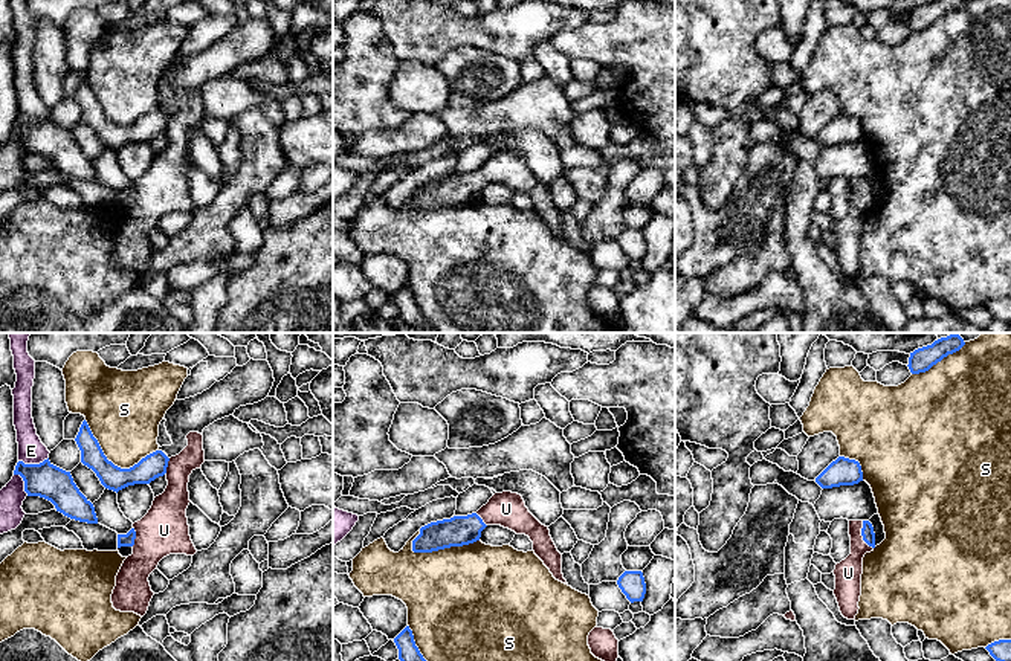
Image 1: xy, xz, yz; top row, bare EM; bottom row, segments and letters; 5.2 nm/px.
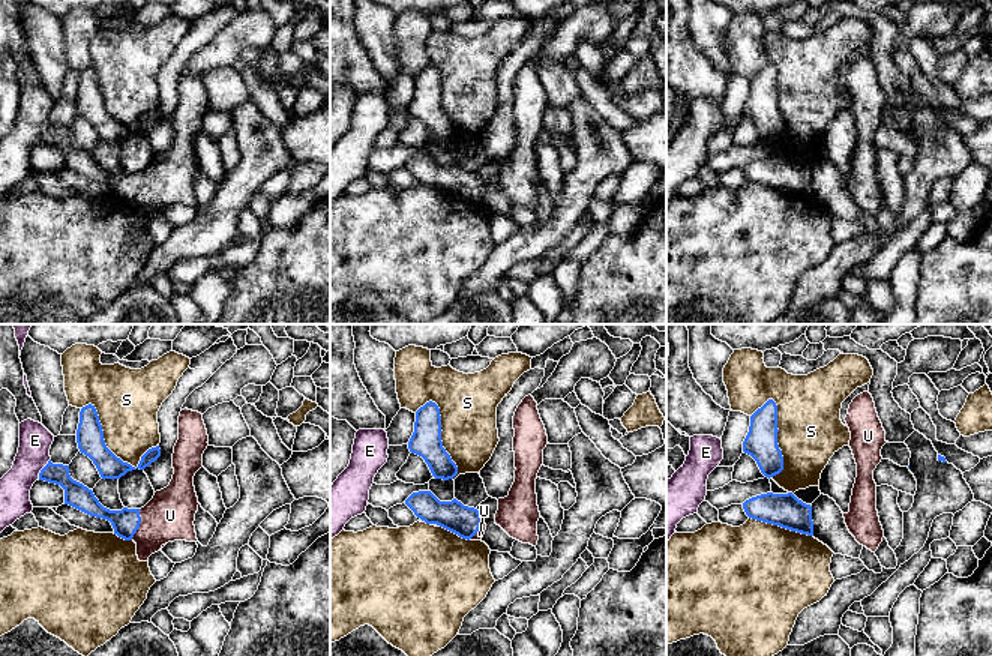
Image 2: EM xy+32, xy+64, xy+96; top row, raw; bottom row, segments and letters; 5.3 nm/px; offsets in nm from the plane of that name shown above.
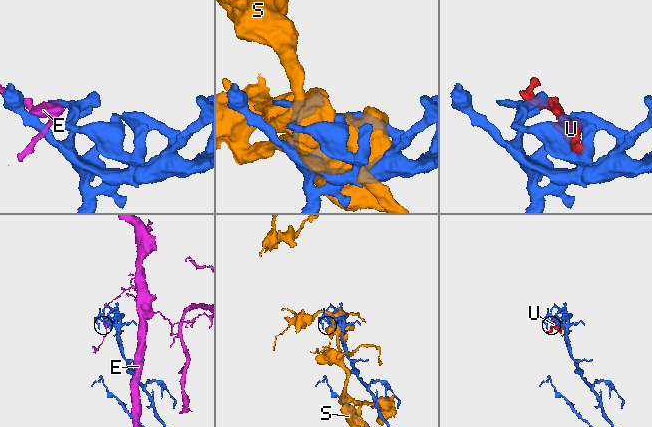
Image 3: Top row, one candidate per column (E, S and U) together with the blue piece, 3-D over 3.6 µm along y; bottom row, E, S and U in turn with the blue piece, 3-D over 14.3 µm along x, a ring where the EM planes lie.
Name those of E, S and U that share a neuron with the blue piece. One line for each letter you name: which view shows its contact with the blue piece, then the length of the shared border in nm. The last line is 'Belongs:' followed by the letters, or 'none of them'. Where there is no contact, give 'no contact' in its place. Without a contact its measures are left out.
U: yz | 160 nm
Belongs: U

